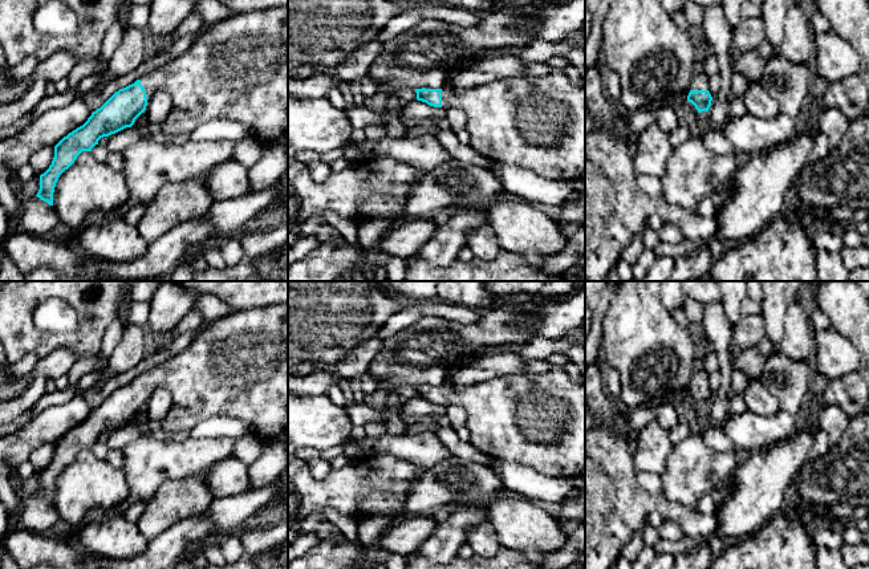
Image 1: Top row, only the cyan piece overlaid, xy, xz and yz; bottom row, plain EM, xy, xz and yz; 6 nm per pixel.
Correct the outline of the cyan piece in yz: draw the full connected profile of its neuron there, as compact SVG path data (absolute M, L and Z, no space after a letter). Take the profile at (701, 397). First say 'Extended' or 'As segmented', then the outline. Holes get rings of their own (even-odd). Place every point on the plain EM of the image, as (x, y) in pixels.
Extended. M706 369L693 373L690 390L687 398L691 399L698 410L708 409L711 403L712 394L708 389L708 375L710 373Z

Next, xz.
Extended. M560 363L547 373L501 375L462 391L448 382L415 390L430 403L463 407L470 443L491 459L519 463L547 477L585 475L585 385L573 383Z

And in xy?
Extended. M288 304L236 309L207 324L184 350L115 389L82 423L54 443L54 455L40 472L36 493L53 503L56 480L77 454L92 448L101 435L131 424L145 410L147 397L161 387L172 397L171 410L163 418L167 432L190 431L204 419L224 415L247 422L261 442L277 439L288 443Z

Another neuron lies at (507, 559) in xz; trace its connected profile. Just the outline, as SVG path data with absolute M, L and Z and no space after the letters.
M501 548L492 558L483 558L474 554L470 558L455 557L454 560L438 564L425 558L415 558L406 562L406 569L543 569L533 565L523 553Z

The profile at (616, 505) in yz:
M602 359L585 367L589 409L602 420L600 427L585 434L585 569L614 566L626 541L645 527L647 516L654 511L665 520L677 523L682 535L689 537L711 535L718 524L715 512L702 513L695 505L670 501L663 493L649 493L638 484L634 466L637 438L629 431L621 405L606 391L604 371Z

